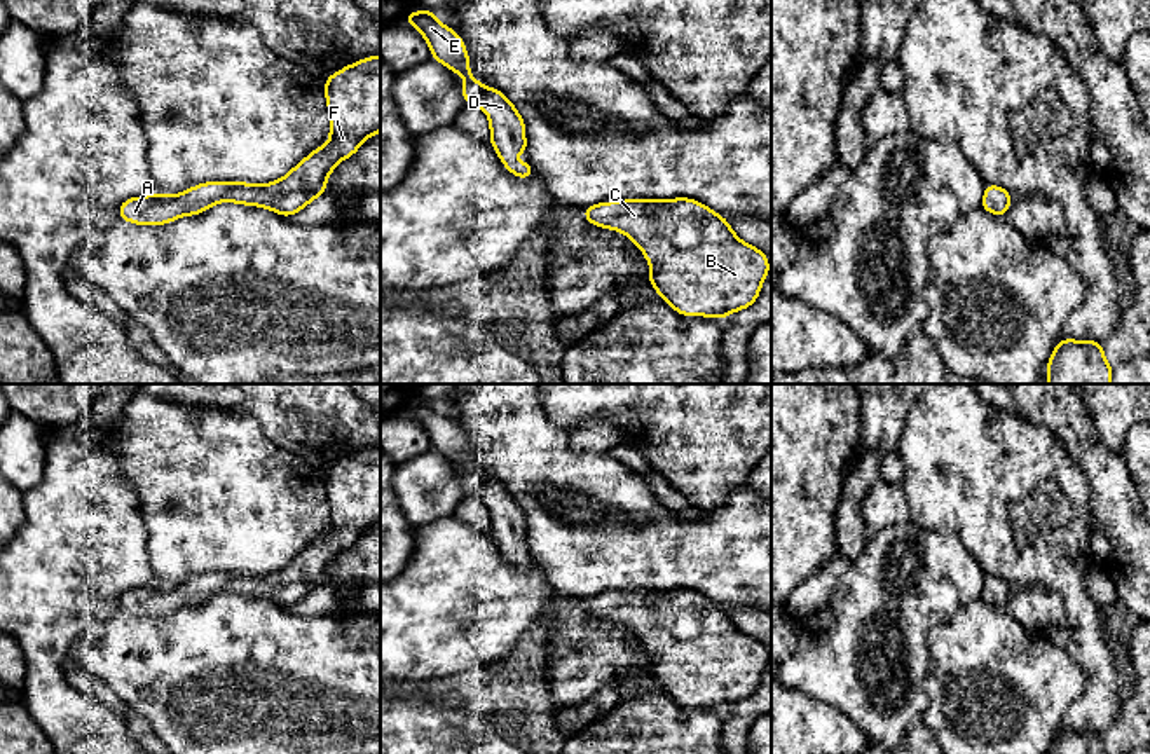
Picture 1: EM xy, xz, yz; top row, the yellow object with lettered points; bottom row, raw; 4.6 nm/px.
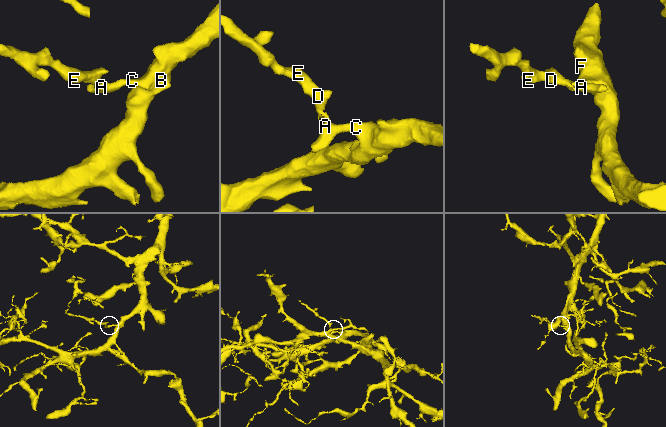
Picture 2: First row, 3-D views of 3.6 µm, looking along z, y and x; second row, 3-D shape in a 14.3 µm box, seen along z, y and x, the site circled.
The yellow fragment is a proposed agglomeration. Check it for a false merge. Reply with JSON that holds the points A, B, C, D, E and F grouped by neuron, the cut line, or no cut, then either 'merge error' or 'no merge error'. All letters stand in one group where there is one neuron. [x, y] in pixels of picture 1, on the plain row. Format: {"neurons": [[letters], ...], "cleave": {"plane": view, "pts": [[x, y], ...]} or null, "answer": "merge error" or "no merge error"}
{"neurons": [["A", "B", "C", "D", "E", "F"]], "cleave": null, "answer": "no merge error"}

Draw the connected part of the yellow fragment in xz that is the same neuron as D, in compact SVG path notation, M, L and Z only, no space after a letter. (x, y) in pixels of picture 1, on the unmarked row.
M419 401L407 405L403 412L422 424L433 450L443 454L450 463L457 463L466 471L466 476L461 480L462 489L466 494L476 494L487 504L490 511L490 534L504 560L522 571L529 569L534 564L531 553L522 555L504 550L518 543L527 546L522 506L499 480L482 476L469 464L469 449L462 429L452 419L440 415L436 408L436 403Z

